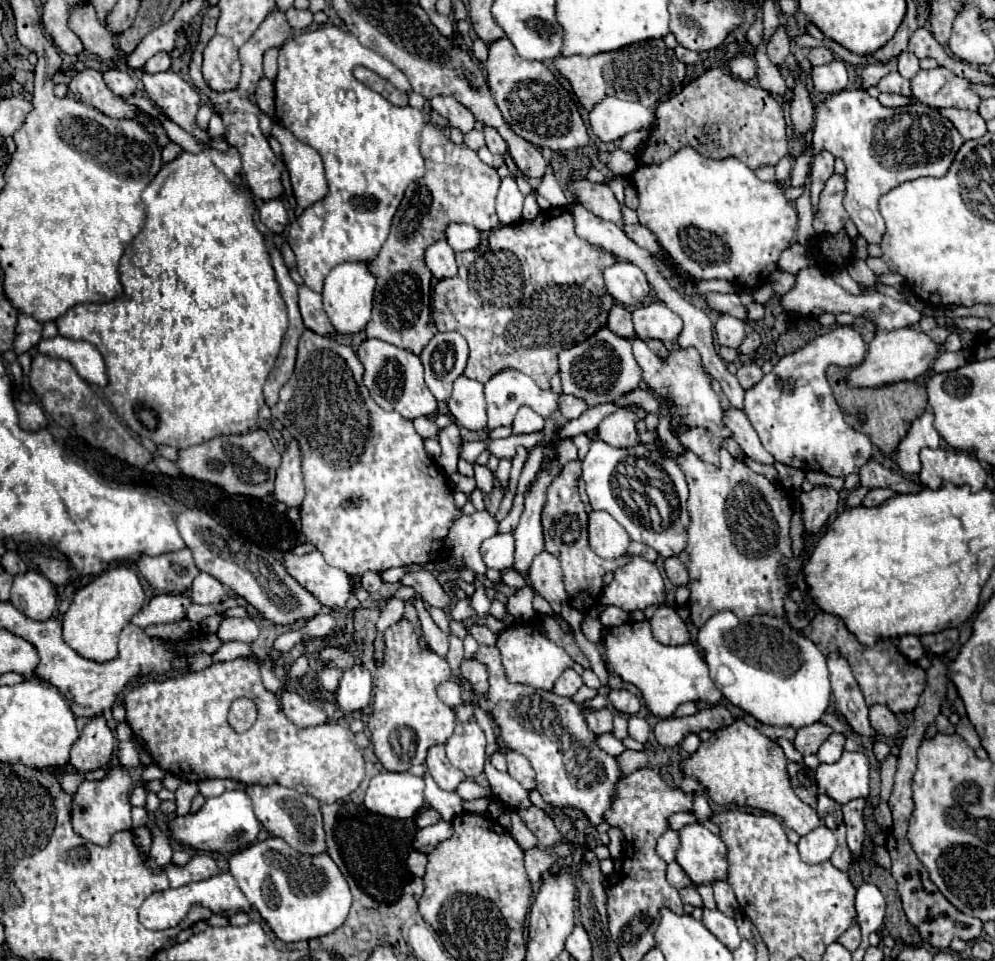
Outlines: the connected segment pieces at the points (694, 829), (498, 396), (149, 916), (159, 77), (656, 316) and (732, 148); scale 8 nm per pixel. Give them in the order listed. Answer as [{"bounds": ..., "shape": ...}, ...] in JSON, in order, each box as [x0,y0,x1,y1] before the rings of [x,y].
[{"bounds":[676,822,726,884],"shape":[[[698,822],[686,824],[682,830],[678,830],[678,836],[680,848],[676,850],[676,862],[694,884],[712,884],[714,880],[726,880],[726,844],[720,840],[720,836]]]},{"bounds":[484,368,558,428],"shape":[[[504,368],[502,372],[494,374],[486,384],[484,384],[484,394],[488,402],[488,428],[498,428],[498,426],[510,426],[518,408],[530,406],[534,412],[540,416],[550,416],[554,410],[558,410],[558,394],[552,390],[540,390],[534,380],[530,380],[526,374],[514,370],[514,368]]]},{"bounds":[140,872,252,930],"shape":[[[220,872],[216,876],[212,876],[210,880],[204,880],[204,882],[194,882],[194,884],[186,884],[182,888],[176,888],[176,890],[166,890],[166,892],[154,892],[140,908],[140,920],[146,928],[150,930],[166,930],[166,928],[172,928],[176,924],[180,924],[186,914],[194,908],[194,906],[204,906],[208,910],[212,910],[214,914],[220,914],[222,916],[232,916],[232,914],[238,914],[238,912],[250,912],[252,906],[250,902],[246,900],[246,896],[240,892],[234,876],[230,872]]]},{"bounds":[142,70,210,142],"shape":[[[142,70],[144,88],[154,104],[162,108],[162,112],[192,134],[200,142],[210,142],[210,136],[196,126],[196,112],[200,108],[198,92],[186,84],[178,74],[164,72],[164,74],[148,74]]]},{"bounds":[632,302,682,340],"shape":[[[652,302],[632,310],[634,330],[640,340],[676,340],[682,332],[682,320],[664,302]]]},{"bounds":[638,66,788,170],"shape":[[[724,66],[706,70],[696,80],[688,82],[676,96],[668,98],[666,102],[660,102],[656,106],[656,116],[658,116],[656,126],[652,128],[652,134],[646,140],[646,146],[644,150],[640,150],[640,156],[638,156],[642,164],[662,162],[684,146],[694,146],[698,148],[698,152],[706,156],[718,156],[718,158],[734,156],[752,170],[758,166],[766,166],[766,164],[774,166],[780,158],[788,154],[786,122],[784,122],[780,102],[768,90],[762,90],[742,80],[734,80],[730,74],[724,72]]]}]

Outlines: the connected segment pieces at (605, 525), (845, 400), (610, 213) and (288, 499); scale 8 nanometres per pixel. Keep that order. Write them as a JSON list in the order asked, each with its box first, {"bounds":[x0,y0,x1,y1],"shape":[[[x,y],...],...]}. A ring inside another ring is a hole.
[{"bounds":[588,512,630,558],"shape":[[[608,512],[588,514],[588,536],[590,548],[602,558],[618,558],[628,552],[630,538]]]},{"bounds":[828,368,928,454],"shape":[[[828,368],[828,382],[834,390],[836,402],[842,408],[844,420],[858,432],[870,436],[872,444],[880,448],[884,454],[894,454],[900,440],[906,436],[910,424],[920,418],[928,406],[928,396],[922,384],[914,382],[900,382],[882,388],[850,388],[846,384],[846,368]]]},{"bounds":[570,180,624,226],"shape":[[[580,180],[580,182],[574,182],[570,188],[572,188],[574,196],[578,196],[578,200],[582,200],[582,204],[586,204],[586,210],[590,210],[592,214],[600,216],[602,220],[610,220],[618,226],[624,224],[620,202],[616,200],[614,192],[606,184],[592,184],[588,180]]]},{"bounds":[274,440,304,508],"shape":[[[292,440],[288,444],[288,450],[282,454],[282,464],[278,468],[276,476],[276,488],[274,498],[290,508],[298,508],[304,500],[304,482],[300,472],[300,450],[298,444]]]}]

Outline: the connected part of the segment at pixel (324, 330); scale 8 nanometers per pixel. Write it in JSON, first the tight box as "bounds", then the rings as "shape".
{"bounds":[298,284,334,334],"shape":[[[304,284],[298,286],[298,306],[300,306],[300,314],[302,314],[306,328],[310,328],[316,334],[332,334],[334,332],[328,316],[324,314],[322,296],[318,292],[310,290]]]}

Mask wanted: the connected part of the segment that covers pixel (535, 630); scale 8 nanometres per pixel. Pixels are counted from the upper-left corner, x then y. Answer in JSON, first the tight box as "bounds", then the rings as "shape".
{"bounds":[496,624,574,690],"shape":[[[510,624],[500,636],[496,646],[500,648],[502,654],[502,666],[506,670],[508,680],[520,682],[520,684],[528,684],[534,688],[542,688],[542,690],[552,690],[554,682],[558,680],[558,676],[570,668],[574,664],[574,660],[554,642],[550,642],[536,624]]]}

